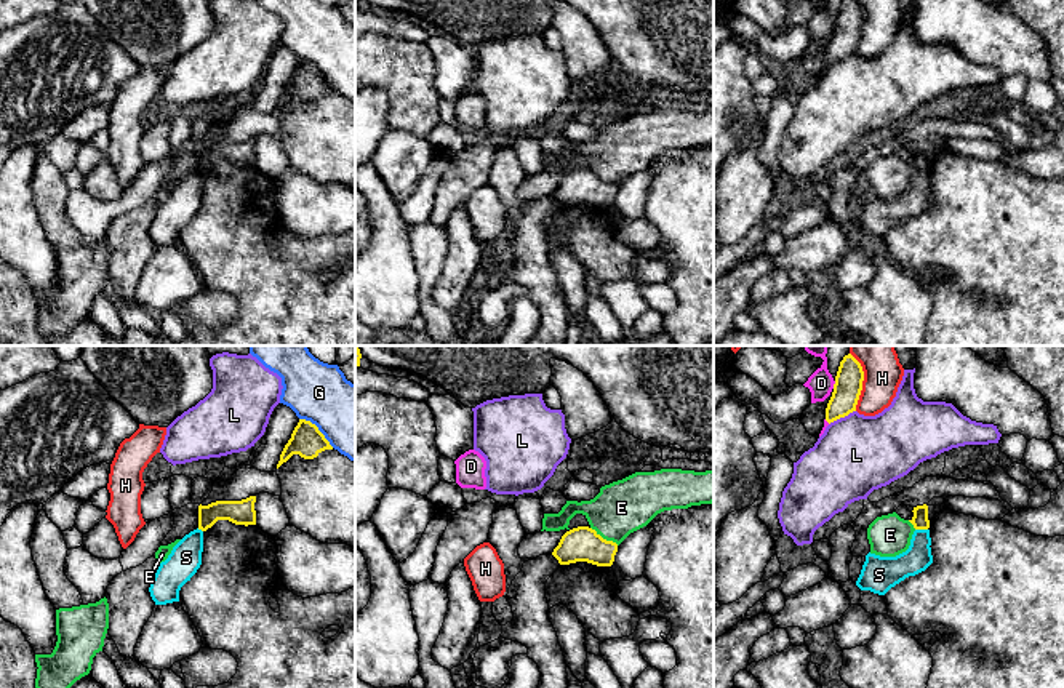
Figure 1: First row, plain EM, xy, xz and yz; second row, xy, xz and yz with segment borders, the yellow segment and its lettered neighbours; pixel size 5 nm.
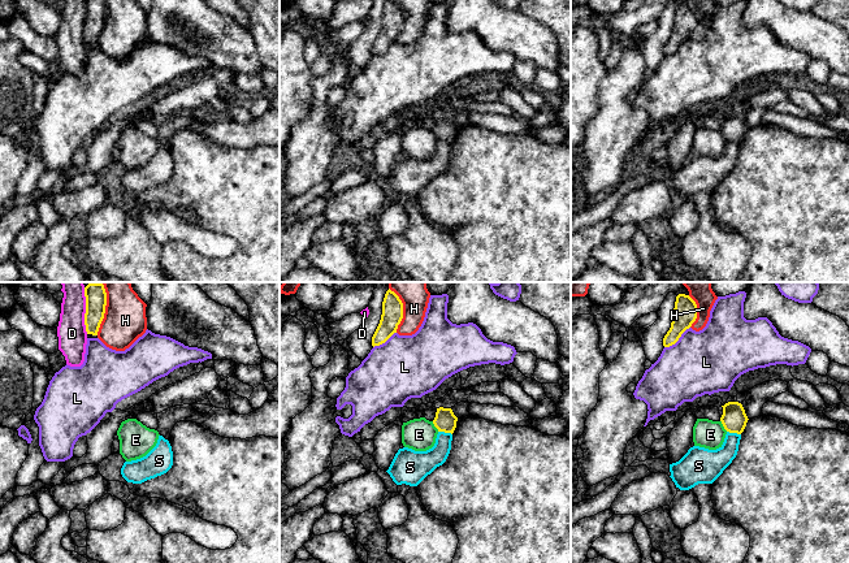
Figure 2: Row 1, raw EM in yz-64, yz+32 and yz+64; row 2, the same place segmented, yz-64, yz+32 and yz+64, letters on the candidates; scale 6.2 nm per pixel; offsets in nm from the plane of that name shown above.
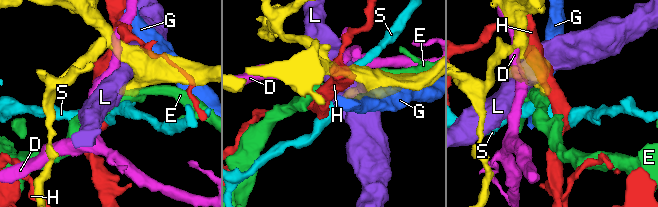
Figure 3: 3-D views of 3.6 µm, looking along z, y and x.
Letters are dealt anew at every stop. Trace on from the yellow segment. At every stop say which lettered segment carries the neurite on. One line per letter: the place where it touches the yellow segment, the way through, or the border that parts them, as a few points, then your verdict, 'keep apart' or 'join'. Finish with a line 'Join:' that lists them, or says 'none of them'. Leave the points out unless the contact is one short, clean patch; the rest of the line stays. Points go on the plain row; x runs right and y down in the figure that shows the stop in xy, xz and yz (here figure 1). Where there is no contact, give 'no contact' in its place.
D: contact yz (834, 26); border yz (836, 23), (832, 29); keep apart
E: contact xz (605, 181); border xz (591, 168), (604, 180), (618, 186); keep apart
G: contact xy (317, 71); keep apart
H: contact yz (861, 26); keep apart
L: contact yz (842, 58); keep apart
S: contact yz (922, 170); border yz (916, 170), (927, 172); keep apart
Join: none of them

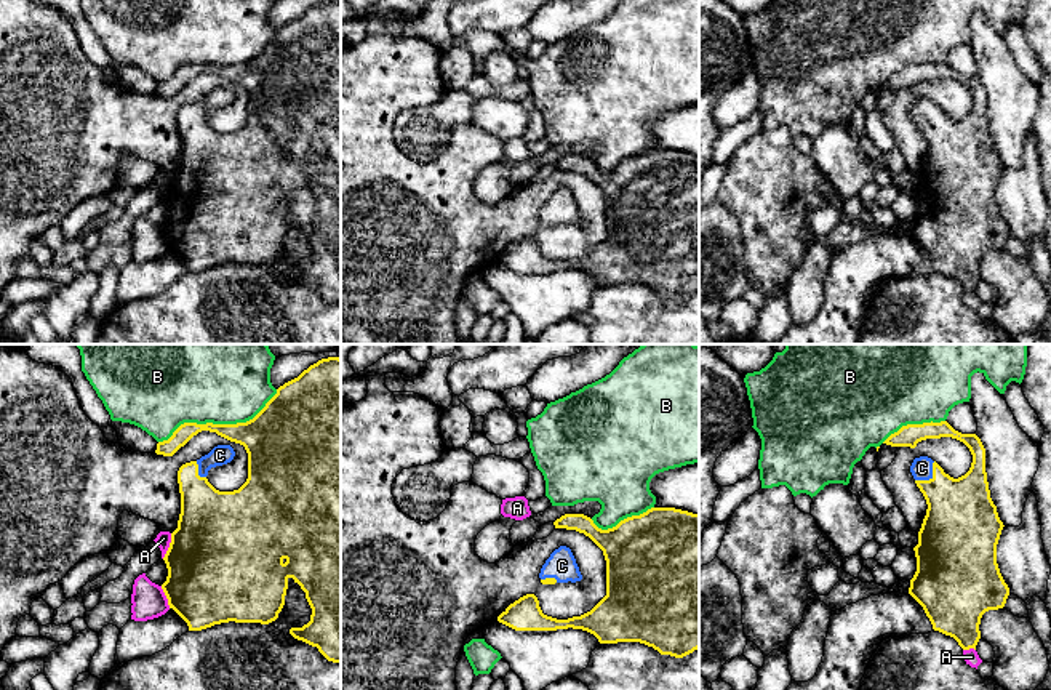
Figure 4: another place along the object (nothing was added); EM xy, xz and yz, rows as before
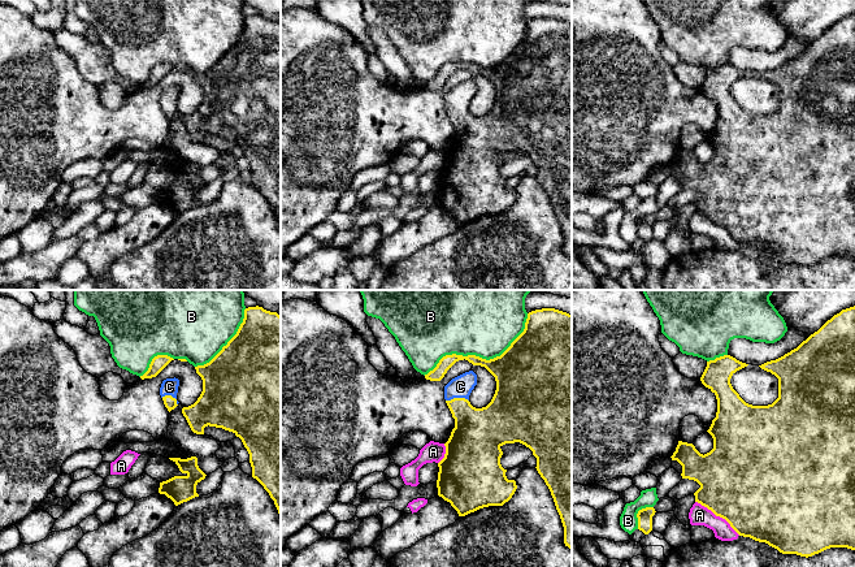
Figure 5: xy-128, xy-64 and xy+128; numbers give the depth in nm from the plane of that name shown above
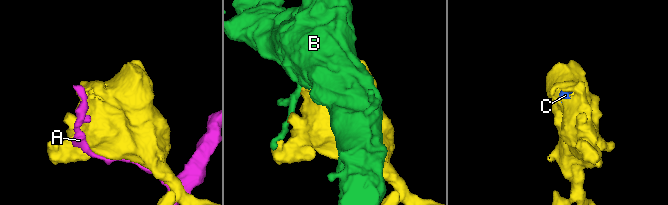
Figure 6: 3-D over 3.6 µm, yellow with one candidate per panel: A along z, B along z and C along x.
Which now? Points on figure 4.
A: contact xy (170, 188); keep apart
B: contact xy (219, 66); keep apart
C: contact yz (930, 120); join
Join: C

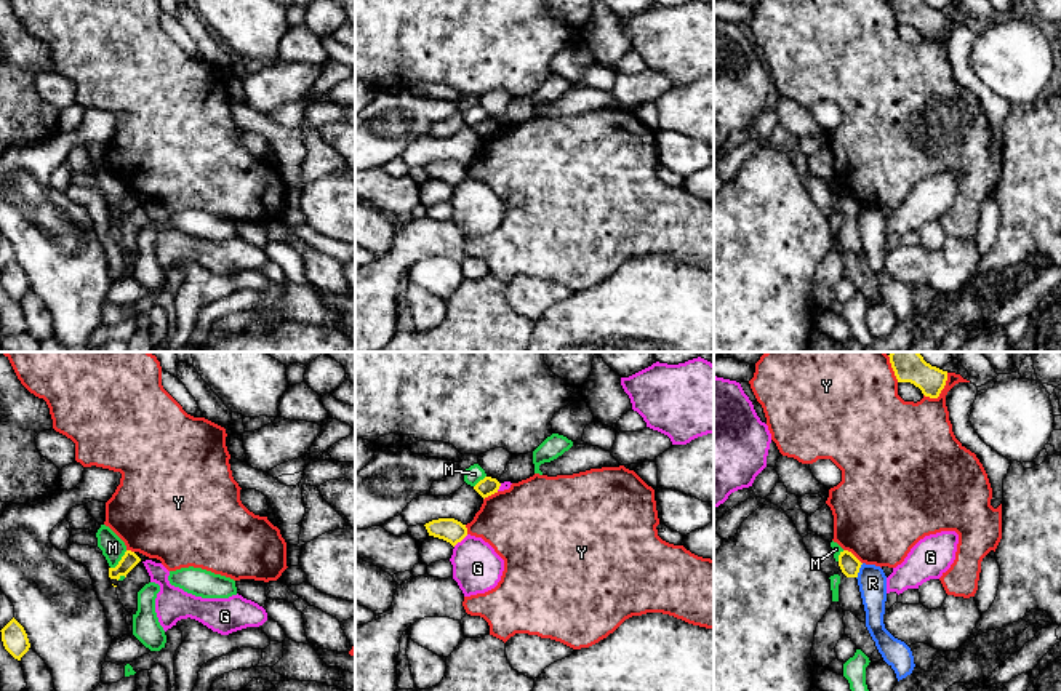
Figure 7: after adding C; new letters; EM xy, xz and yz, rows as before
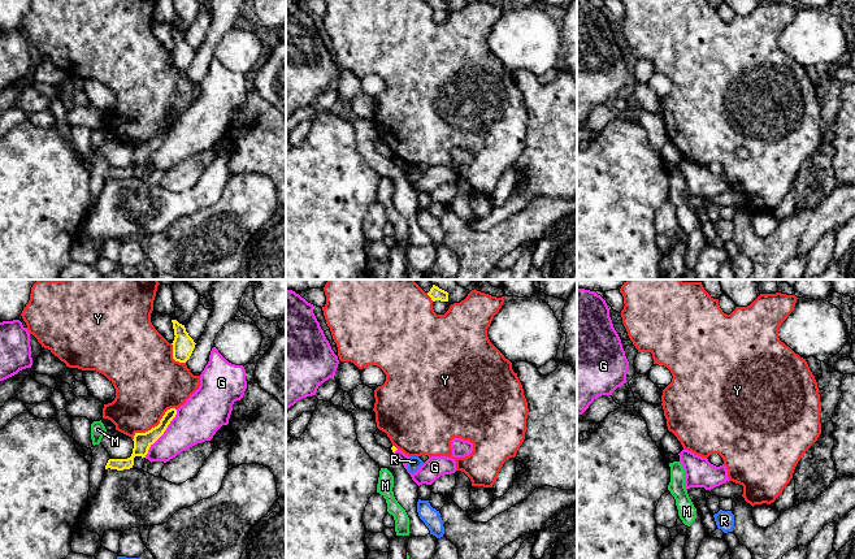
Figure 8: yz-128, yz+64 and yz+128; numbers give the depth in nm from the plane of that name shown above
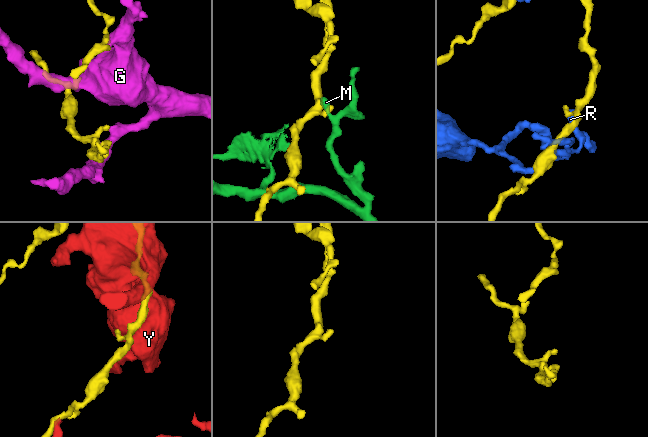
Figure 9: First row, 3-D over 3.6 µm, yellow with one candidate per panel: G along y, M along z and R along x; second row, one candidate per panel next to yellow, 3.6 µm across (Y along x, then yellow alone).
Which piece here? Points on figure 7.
G: contact xz (460, 183); keep apart
M: contact xy (120, 202); border xy (127, 192), (111, 210); keep apart
R: contact yz (858, 213); keep apart
Y: contact yz (940, 34); keep apart
Join: none of them

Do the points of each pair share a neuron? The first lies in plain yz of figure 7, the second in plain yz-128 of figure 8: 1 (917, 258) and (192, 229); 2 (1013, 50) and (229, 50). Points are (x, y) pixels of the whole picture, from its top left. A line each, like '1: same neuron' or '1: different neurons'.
1: different neurons
2: same neuron

